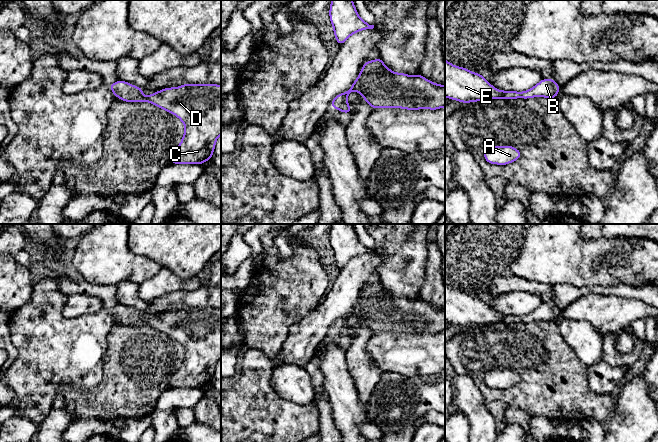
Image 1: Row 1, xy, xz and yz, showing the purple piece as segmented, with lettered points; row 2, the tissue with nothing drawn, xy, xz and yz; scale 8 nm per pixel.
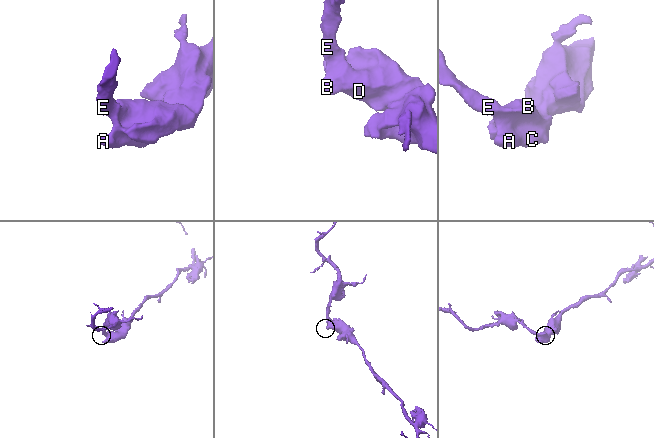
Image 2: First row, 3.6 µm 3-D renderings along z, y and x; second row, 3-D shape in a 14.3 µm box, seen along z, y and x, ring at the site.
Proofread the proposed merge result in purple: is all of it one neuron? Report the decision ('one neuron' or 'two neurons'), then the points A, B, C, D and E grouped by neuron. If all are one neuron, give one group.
one neuron; A B C D E

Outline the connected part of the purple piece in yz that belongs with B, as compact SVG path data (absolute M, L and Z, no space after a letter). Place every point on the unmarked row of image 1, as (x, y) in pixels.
M445 283L445 321L463 327L499 322L555 322L559 313L560 311L553 303L543 303L524 316L499 315L481 298L471 296L464 291L454 290Z

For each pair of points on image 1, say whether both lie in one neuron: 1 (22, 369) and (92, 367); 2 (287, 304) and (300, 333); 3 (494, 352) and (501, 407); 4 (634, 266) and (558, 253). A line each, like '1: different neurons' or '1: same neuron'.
1: same neuron
2: different neurons
3: different neurons
4: same neuron

